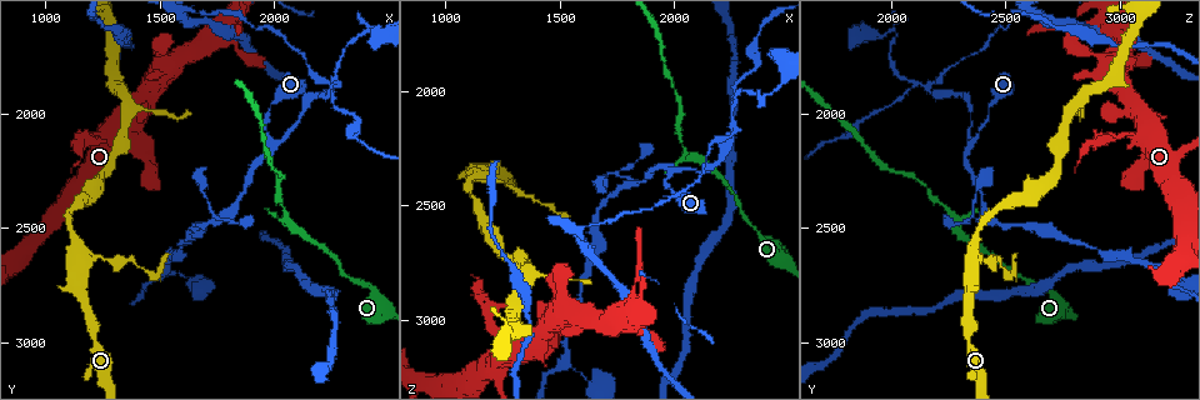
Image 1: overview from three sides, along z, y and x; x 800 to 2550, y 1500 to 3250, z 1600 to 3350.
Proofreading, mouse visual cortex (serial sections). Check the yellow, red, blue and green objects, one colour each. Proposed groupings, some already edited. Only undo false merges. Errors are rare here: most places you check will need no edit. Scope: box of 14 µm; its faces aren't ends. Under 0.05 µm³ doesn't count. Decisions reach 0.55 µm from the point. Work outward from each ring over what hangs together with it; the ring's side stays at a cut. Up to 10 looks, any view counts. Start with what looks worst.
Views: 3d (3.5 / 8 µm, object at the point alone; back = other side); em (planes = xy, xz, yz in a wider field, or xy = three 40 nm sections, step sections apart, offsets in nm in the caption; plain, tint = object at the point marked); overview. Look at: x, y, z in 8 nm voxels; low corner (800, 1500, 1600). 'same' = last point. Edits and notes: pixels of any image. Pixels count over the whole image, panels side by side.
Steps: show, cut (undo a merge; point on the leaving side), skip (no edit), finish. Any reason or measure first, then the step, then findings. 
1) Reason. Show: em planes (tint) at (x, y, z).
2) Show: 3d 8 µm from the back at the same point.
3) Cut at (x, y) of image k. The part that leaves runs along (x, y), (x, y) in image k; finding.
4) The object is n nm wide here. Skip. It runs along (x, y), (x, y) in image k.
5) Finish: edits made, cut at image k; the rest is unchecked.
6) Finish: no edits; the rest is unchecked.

Three arms meet. Show: 3d 8 µm at (1990, 2130, 2360).

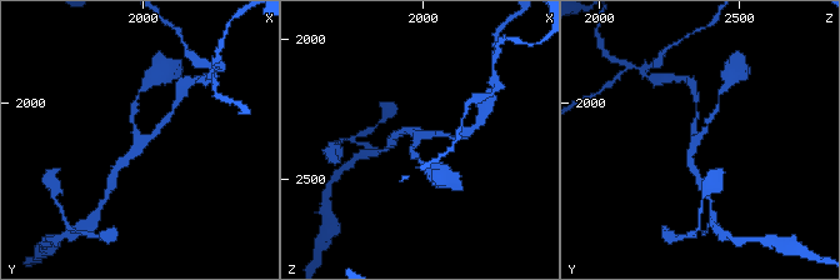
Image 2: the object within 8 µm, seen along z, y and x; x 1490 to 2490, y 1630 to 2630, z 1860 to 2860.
Show: 3d 3.5 µm at (1990, 2120, 2360).

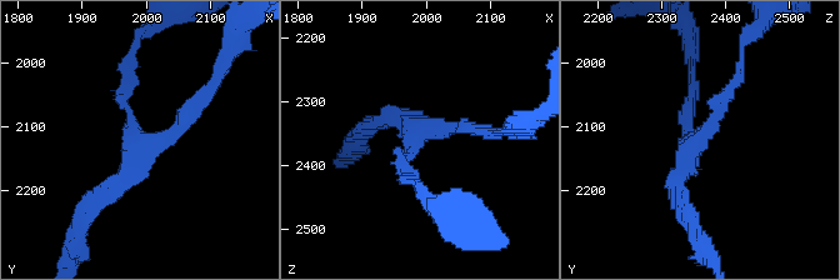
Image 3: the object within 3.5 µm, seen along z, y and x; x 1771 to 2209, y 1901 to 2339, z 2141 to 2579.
The arms are 150, 150, 200 nm wide. Skip. It runs along (409, 180), (424, 131), (485, 131) in image 3; continuous, no second cell.

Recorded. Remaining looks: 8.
Narrows sharply. Show: 3d 3.5 µm at (2260, 1880, 2150).

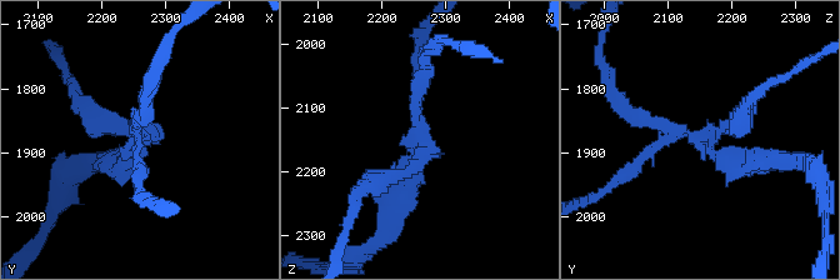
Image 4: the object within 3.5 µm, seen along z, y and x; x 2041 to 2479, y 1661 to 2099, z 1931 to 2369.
4 arms meet here; the arms are 100, 200, 250, 300 nm wide. Show: em xy step 3 (tint) at (2255, 1885, 2155).

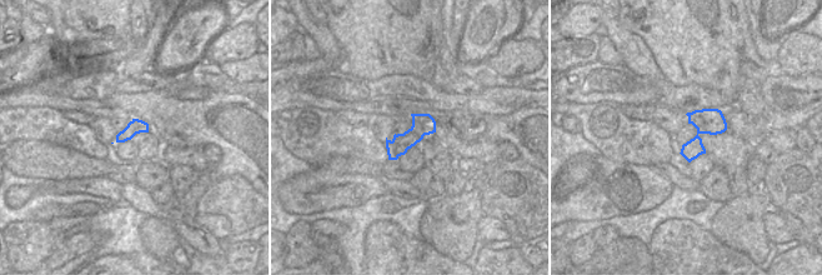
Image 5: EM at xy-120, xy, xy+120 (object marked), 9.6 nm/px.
Cut at (100, 123) of image 4. The part that leaves runs along (710, 133), (736, 125), (775, 79) in image 4; two cells meet here.

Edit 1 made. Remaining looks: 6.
Redraw. Show: overview.

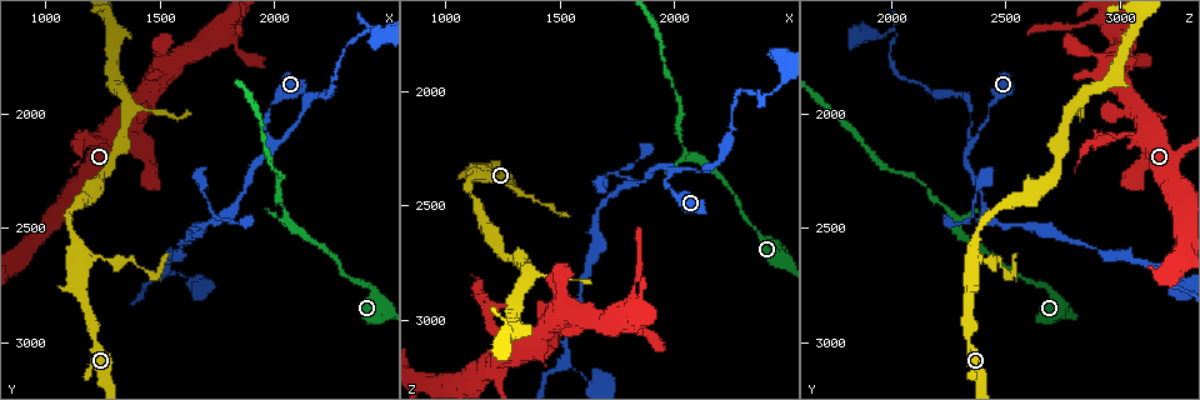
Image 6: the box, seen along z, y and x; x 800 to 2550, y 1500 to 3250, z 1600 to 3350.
Thin neck. Show: 3d 3.5 µm at (1830, 2410, 2410).

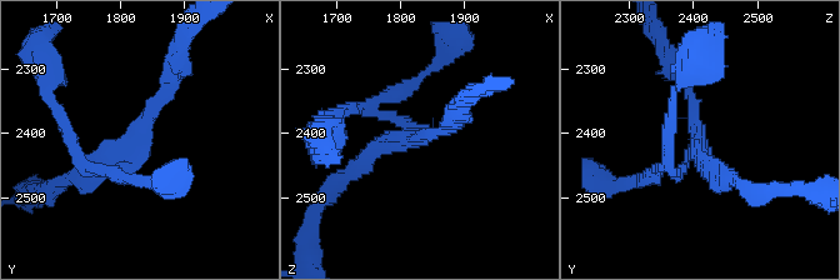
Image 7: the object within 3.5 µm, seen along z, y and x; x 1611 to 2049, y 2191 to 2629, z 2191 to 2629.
3 arms meet here; the arms are 150, 150, 250 nm wide; now the EM. Show: em planes (plain) at (1820, 2420, 2410).

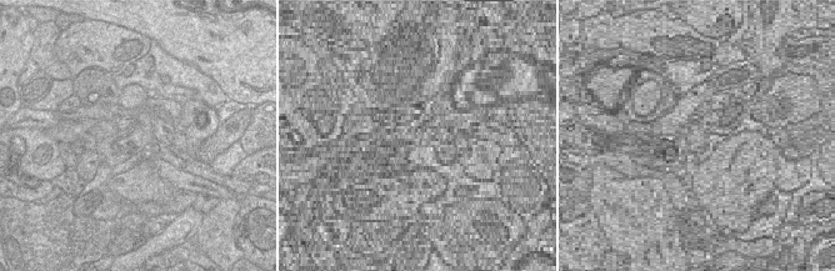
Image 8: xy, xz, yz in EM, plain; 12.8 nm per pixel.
With the object marked. Show: em planes (tint) at the same point.

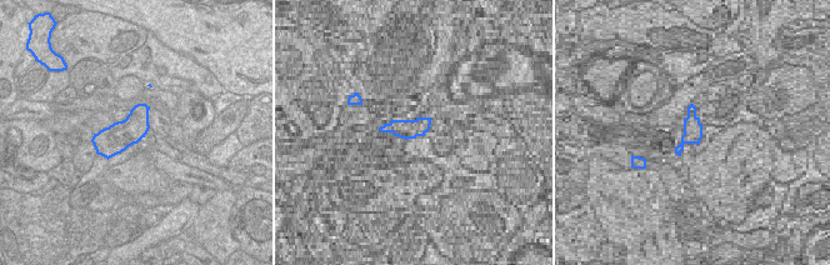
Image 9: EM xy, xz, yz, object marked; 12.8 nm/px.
Skip. It runs along (174, 74), (143, 131), (66, 181) in image 7; one cell here.

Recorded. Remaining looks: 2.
Sudden change in width. Show: 3d 8 µm at (2410, 1640, 2020).

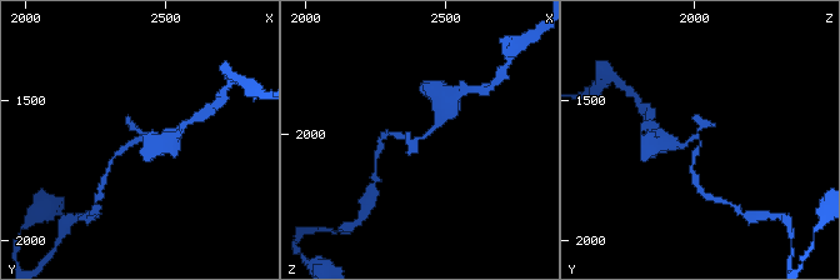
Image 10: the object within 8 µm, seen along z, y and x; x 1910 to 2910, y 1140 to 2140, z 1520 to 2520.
Show: em xy step 1 (tint) at (2410, 1640, 2020).

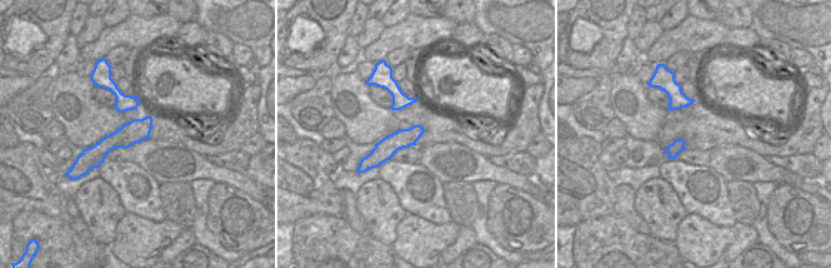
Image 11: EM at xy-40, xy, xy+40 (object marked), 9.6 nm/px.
Skip. It runs along (149, 120), (95, 154), (86, 154) in image 11; one cell here.

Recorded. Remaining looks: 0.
Finish: edits made, cut at image 4; the rest is unchecked.

